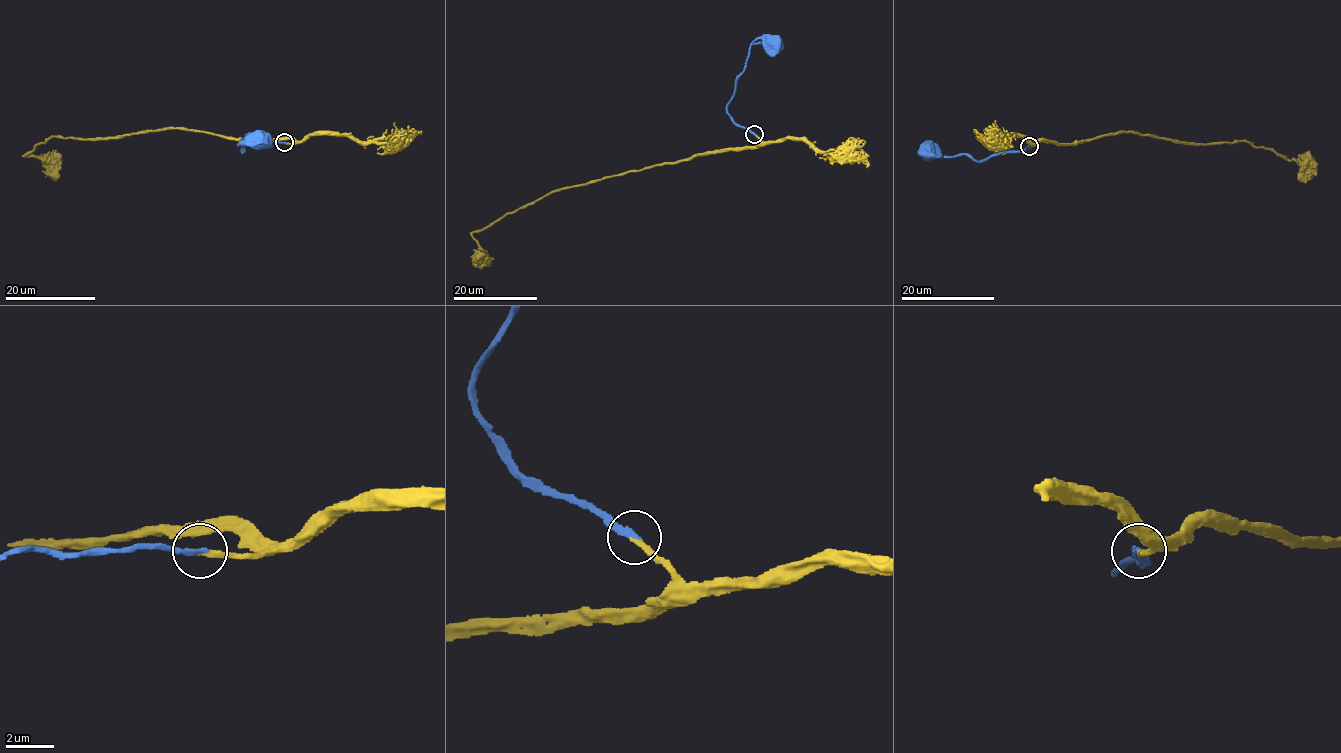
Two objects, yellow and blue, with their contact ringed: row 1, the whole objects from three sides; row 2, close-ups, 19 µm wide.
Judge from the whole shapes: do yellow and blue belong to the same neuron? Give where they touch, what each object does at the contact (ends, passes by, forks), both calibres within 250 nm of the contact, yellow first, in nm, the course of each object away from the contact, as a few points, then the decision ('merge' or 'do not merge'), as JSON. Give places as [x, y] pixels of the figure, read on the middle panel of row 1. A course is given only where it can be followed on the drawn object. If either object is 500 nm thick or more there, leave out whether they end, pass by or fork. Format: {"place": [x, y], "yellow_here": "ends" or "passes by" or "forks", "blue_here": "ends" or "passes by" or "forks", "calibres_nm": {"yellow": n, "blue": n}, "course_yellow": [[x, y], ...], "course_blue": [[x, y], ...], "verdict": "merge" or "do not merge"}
{"place": [754, 134], "yellow_here": "ends", "blue_here": "ends", "calibres_nm": {"yellow": 240, "blue": 240}, "course_yellow": [[755, 134], [761, 141], [756, 147], [705, 152], [676, 163], [559, 188], [472, 233], [478, 249], [477, 259]], "course_blue": [[755, 134], [738, 126], [727, 111], [727, 105], [746, 64], [749, 46], [757, 39], [774, 42]], "verdict": "merge"}

